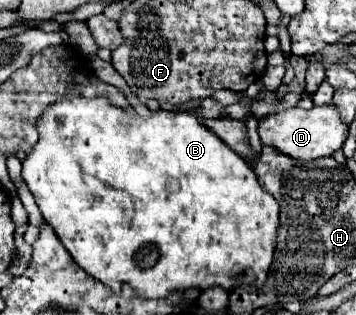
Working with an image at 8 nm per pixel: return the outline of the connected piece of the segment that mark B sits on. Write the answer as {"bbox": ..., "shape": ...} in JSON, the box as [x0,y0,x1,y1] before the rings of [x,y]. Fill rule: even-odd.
{"bbox":[22,98,280,298],"shape":[[[70,98],[52,104],[46,114],[36,122],[40,140],[28,158],[22,164],[22,178],[28,184],[36,204],[44,216],[44,220],[54,228],[56,236],[76,260],[80,268],[84,268],[92,278],[100,280],[102,284],[110,286],[114,292],[122,290],[122,284],[134,288],[140,298],[162,298],[170,292],[182,292],[190,288],[206,290],[210,286],[222,286],[226,292],[236,288],[262,288],[266,282],[266,274],[270,270],[270,262],[274,256],[274,238],[278,234],[278,216],[280,208],[278,202],[258,184],[256,174],[246,164],[242,156],[232,152],[216,134],[212,134],[202,120],[194,112],[168,112],[160,110],[154,112],[150,118],[142,118],[132,114],[132,110],[120,110],[112,106],[106,98]]]}

